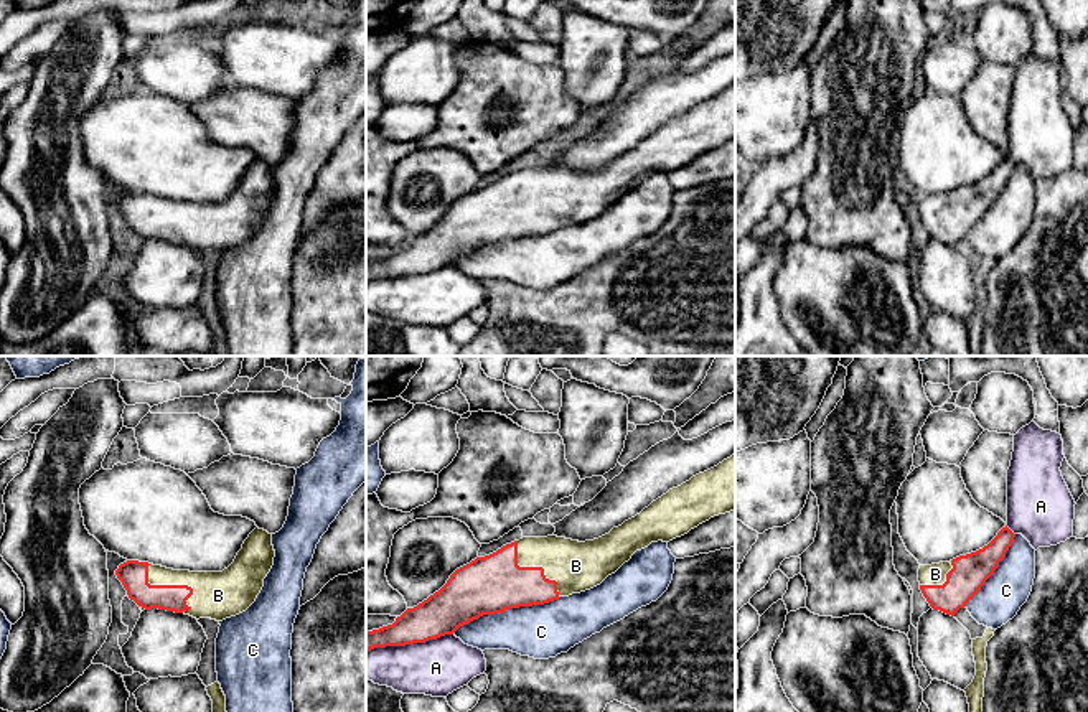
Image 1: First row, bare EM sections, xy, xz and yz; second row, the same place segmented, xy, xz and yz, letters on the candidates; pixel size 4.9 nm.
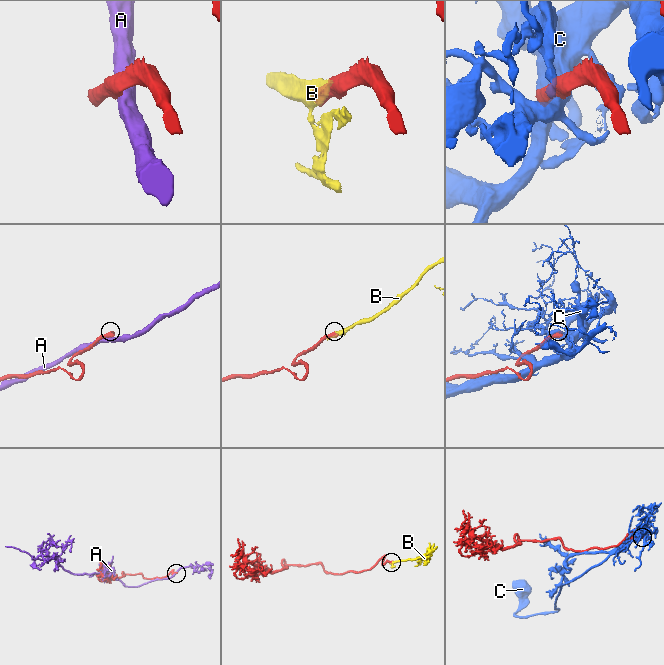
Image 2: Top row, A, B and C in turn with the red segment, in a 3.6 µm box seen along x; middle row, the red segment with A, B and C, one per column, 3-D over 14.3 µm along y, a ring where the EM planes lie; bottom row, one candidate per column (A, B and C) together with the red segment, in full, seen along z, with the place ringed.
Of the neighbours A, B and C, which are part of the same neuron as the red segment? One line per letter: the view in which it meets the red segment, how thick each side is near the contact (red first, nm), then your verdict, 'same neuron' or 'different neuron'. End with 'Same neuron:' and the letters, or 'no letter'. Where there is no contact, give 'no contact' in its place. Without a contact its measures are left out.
A: xz | 220/280 nm | different neuron
B: xy | 140/240 nm | same neuron
C: xz | 280/260 nm | different neuron
Same neuron: B

